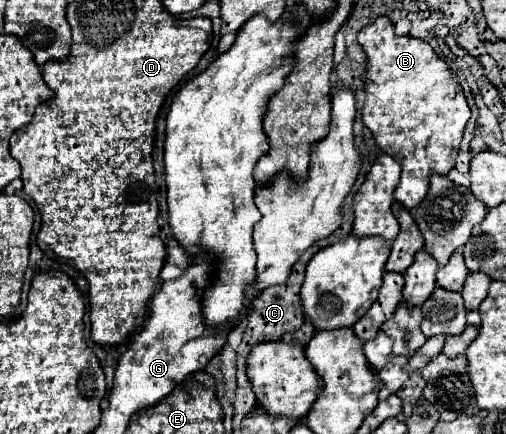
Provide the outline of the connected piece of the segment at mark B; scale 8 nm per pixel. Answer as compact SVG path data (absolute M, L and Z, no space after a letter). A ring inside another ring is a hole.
M381 16L373 24L365 26L359 32L357 40L367 54L367 70L363 74L365 92L367 92L365 106L361 112L363 124L373 132L377 146L401 164L401 168L403 168L401 182L397 184L393 196L407 210L411 210L425 198L427 188L429 188L429 176L435 172L447 174L455 166L463 128L465 128L467 120L471 118L471 108L467 104L467 98L463 94L463 88L461 88L457 76L451 72L451 68L445 64L445 60L437 58L433 48L419 38L397 36L393 22L389 18Z

